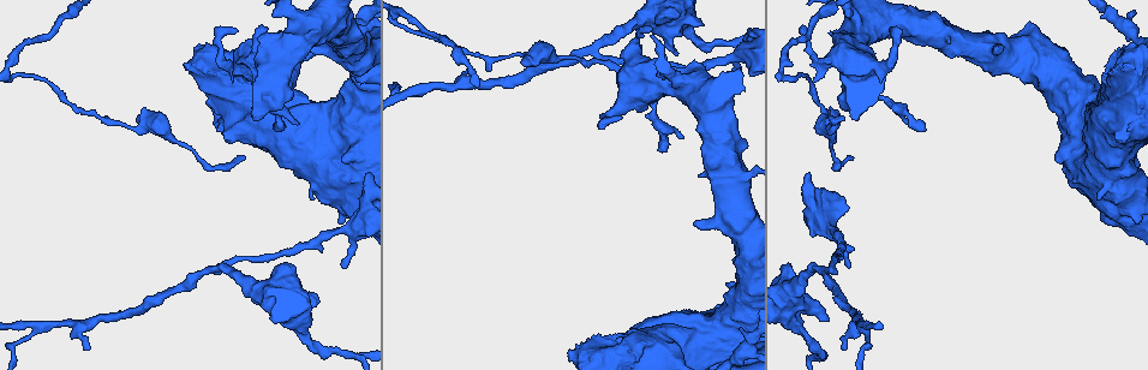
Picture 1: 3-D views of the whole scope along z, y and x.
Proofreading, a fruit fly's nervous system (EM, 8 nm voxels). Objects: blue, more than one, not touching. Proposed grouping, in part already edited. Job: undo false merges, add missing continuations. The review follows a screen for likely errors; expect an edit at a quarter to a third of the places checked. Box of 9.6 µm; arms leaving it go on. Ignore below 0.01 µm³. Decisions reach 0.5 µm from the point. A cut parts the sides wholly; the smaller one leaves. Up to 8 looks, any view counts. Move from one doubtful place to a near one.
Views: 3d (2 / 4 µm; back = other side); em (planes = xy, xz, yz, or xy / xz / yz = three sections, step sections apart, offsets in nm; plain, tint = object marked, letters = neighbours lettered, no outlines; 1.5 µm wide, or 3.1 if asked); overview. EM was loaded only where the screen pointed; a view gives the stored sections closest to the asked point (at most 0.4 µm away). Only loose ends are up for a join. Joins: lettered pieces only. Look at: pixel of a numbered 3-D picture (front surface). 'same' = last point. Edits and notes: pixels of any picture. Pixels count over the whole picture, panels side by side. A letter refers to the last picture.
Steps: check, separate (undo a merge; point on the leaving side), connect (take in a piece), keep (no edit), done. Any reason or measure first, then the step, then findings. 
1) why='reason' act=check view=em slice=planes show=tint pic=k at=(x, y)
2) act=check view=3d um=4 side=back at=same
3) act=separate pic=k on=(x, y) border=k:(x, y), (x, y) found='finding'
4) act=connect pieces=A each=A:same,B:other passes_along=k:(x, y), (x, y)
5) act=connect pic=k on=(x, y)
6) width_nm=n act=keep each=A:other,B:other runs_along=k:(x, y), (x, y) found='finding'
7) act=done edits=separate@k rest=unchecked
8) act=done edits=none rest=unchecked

why='sudden change in width' act=check view=3d um=4 pic=1 at=(831, 142)

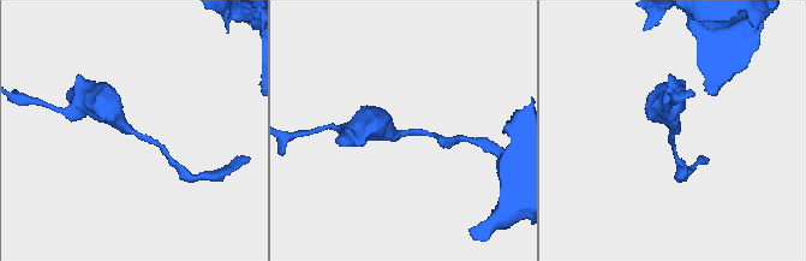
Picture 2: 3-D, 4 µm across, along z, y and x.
why='now the EM' act=check view=em slice=xz step=4 show=tint pic=2 at=(134, 134)

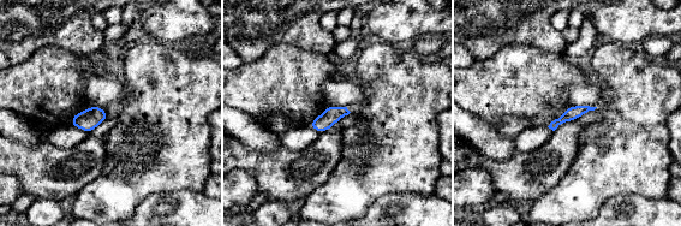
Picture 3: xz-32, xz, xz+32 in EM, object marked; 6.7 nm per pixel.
act=check view=em slice=planes show=letters at=same

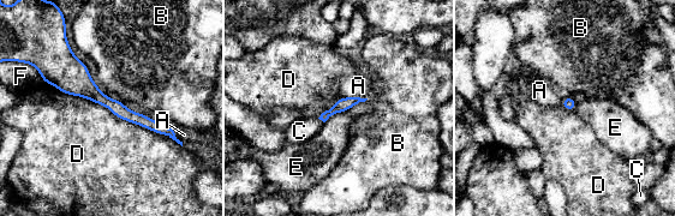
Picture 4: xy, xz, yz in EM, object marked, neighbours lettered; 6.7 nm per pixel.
longest_contact=D:1000nm act=keep each=A:other,B:other,C:other,D:other,E:other,F:other found='one neuron here'

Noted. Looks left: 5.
why='calibre changes' act=check view=3d um=4 pic=1 at=(795, 290)

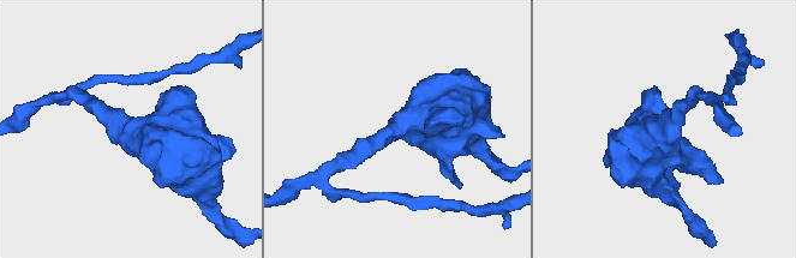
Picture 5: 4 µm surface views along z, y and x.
arm_widths_nm=220,700 act=check view=em slice=planes show=tint pic=5 at=(393, 131)

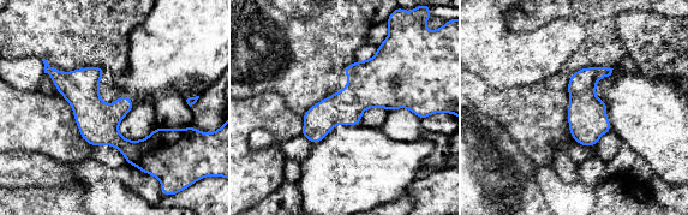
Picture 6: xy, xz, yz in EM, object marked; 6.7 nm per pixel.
why='see the neighbours' act=check view=em slice=planes show=letters at=same

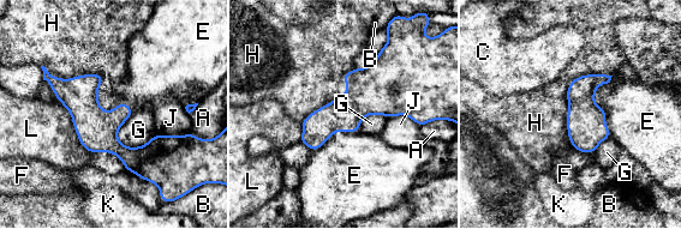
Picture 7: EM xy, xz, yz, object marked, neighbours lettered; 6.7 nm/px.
act=keep each=A:other,B:other,C:other,E:other,F:other,G:other,H:other,J:other,K:other,L:other border=7:(155, 133), (137, 146), (117, 138) found='continuous, no second neuron'

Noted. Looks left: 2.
why='branch stops here' act=check view=em slice=planes show=letters pic=1 at=(841, 347)

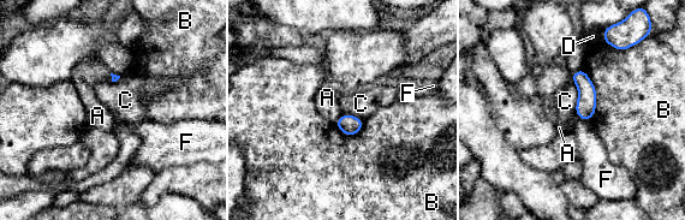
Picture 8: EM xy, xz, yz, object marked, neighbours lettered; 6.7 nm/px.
act=keep each=A:other,B:other,C:other,D:other,F:other border=8:(572, 81), (577, 88), (576, 112) found='no lettered piece goes on from it'

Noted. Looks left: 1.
act=done edits=none rest=unchecked

